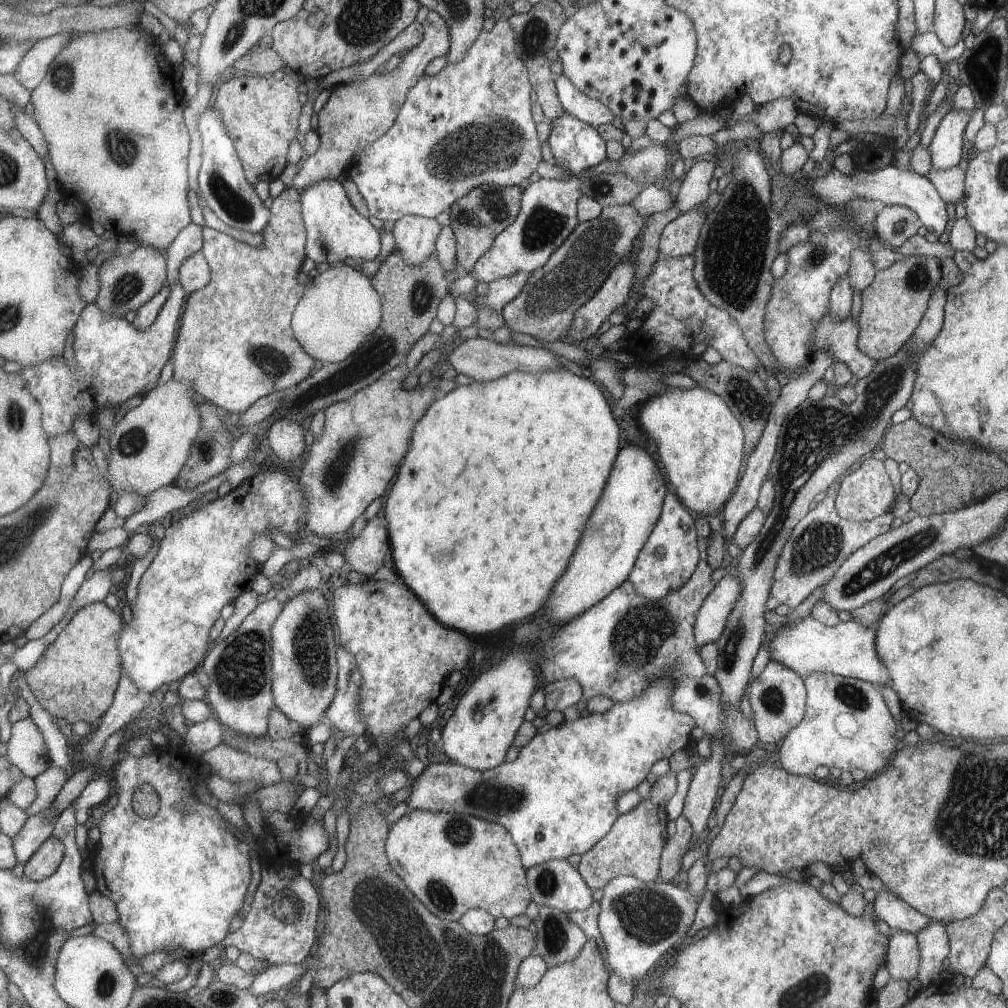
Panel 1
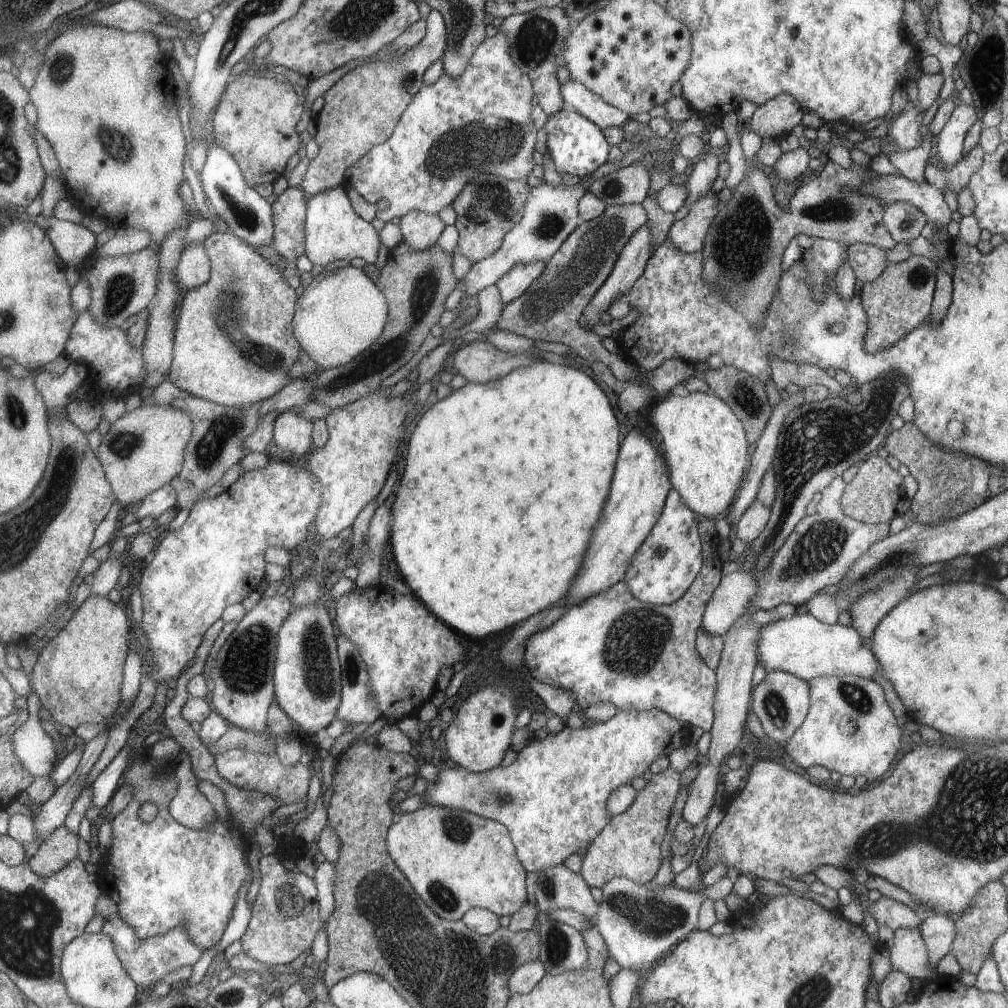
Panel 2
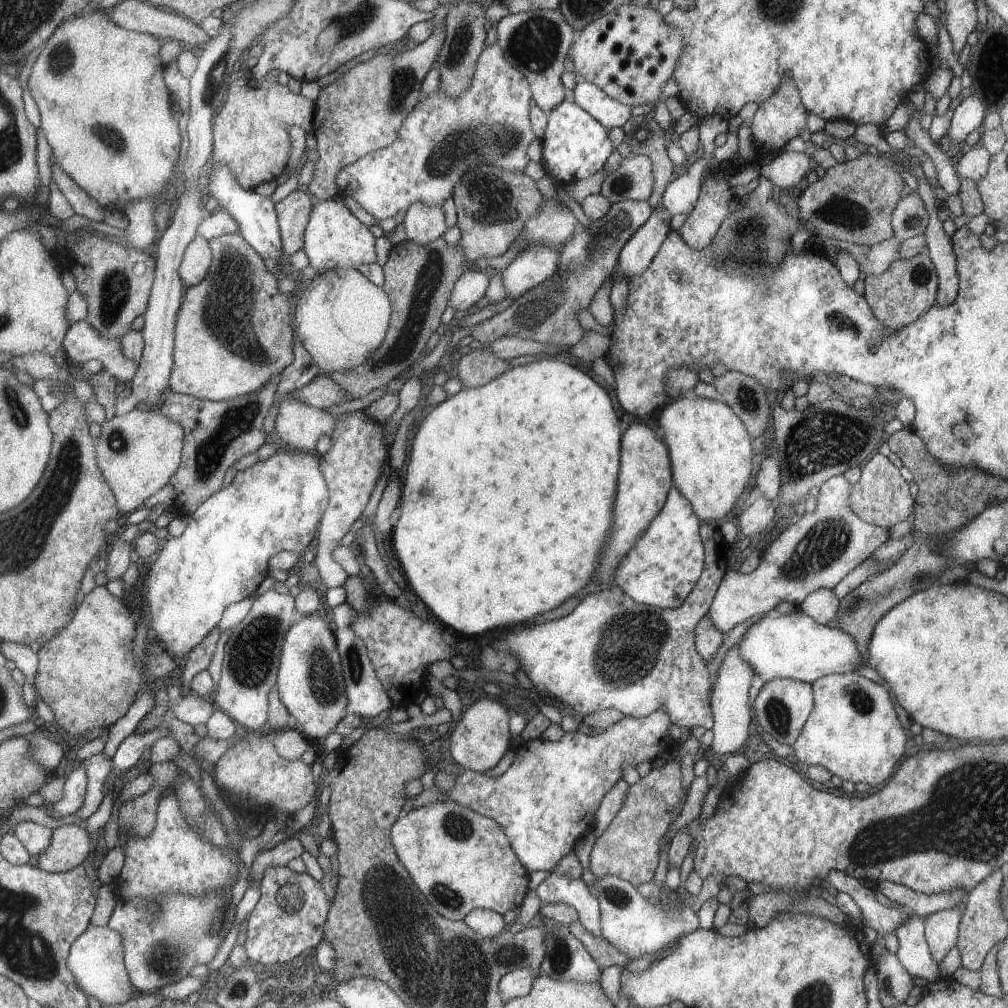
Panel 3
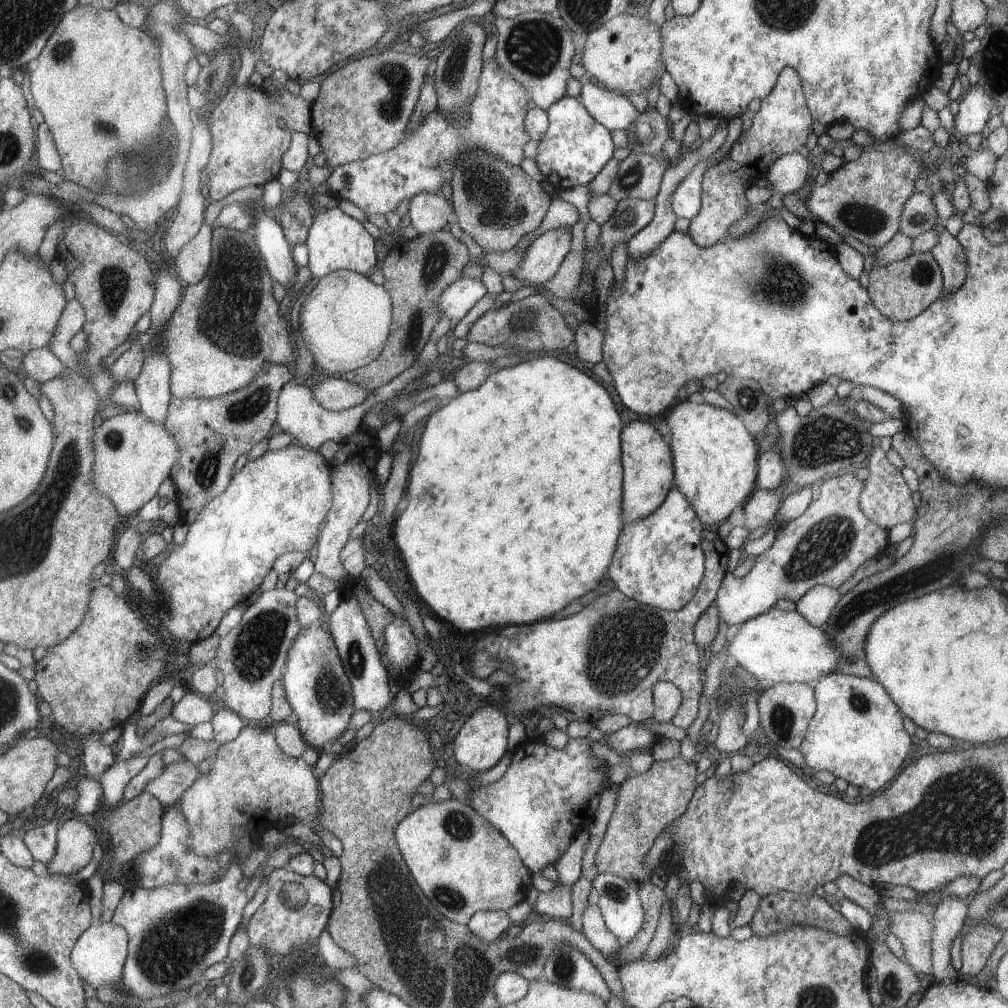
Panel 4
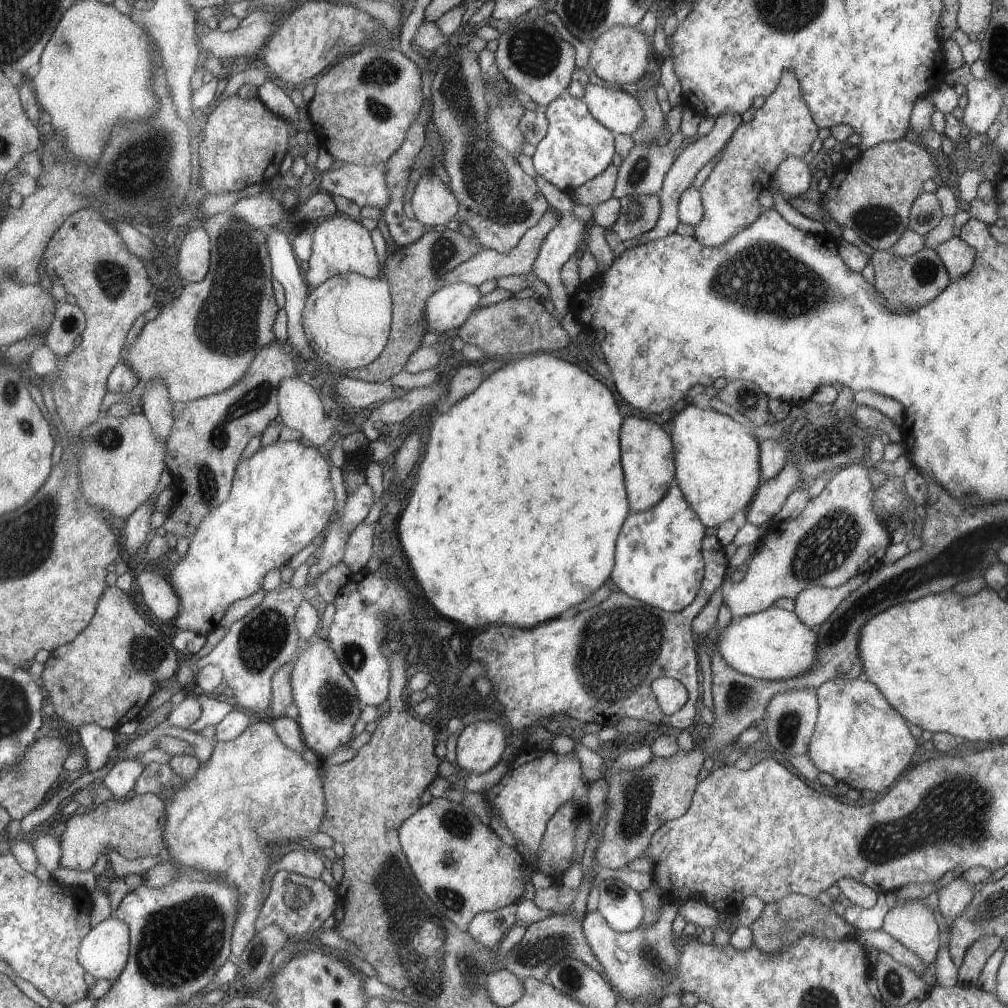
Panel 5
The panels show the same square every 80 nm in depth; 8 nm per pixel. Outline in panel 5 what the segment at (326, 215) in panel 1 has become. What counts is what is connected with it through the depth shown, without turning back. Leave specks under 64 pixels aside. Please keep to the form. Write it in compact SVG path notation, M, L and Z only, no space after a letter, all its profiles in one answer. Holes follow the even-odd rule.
M333 216L331 220L317 224L317 228L311 234L311 256L307 264L307 272L303 278L310 288L319 286L335 274L356 273L369 279L377 279L379 276L379 264L373 252L369 232L350 218Z

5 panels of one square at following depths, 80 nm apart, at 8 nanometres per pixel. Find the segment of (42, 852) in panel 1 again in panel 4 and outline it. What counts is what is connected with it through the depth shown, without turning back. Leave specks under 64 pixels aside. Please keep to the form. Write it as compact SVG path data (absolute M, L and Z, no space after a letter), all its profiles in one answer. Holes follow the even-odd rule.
M70 818L61 823L57 834L57 852L46 865L55 875L74 875L83 870L98 854L97 830L83 820Z

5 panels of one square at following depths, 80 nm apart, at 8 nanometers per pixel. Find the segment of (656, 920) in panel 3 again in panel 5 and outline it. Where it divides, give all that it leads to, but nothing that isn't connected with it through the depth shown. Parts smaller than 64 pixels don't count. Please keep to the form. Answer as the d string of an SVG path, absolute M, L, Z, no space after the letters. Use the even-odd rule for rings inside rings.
M606 878L595 885L599 890L597 911L613 931L628 934L643 920L640 896L618 879Z

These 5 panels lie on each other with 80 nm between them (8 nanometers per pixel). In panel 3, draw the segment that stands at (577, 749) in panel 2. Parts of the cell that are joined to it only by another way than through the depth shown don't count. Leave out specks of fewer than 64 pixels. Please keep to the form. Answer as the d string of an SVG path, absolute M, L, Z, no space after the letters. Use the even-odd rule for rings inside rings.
M657 708L647 716L639 718L623 717L619 722L603 729L602 733L595 732L586 736L578 732L564 732L557 742L530 739L521 742L514 751L513 762L506 771L498 777L475 773L466 769L455 777L451 790L443 791L445 800L453 801L477 814L493 819L506 834L514 853L518 855L528 872L536 870L551 871L558 860L569 853L577 838L593 830L594 812L599 806L601 796L613 786L613 782L621 779L621 762L629 762L635 767L643 760L653 761L664 748L680 744L667 734L671 724L668 714L662 708Z

